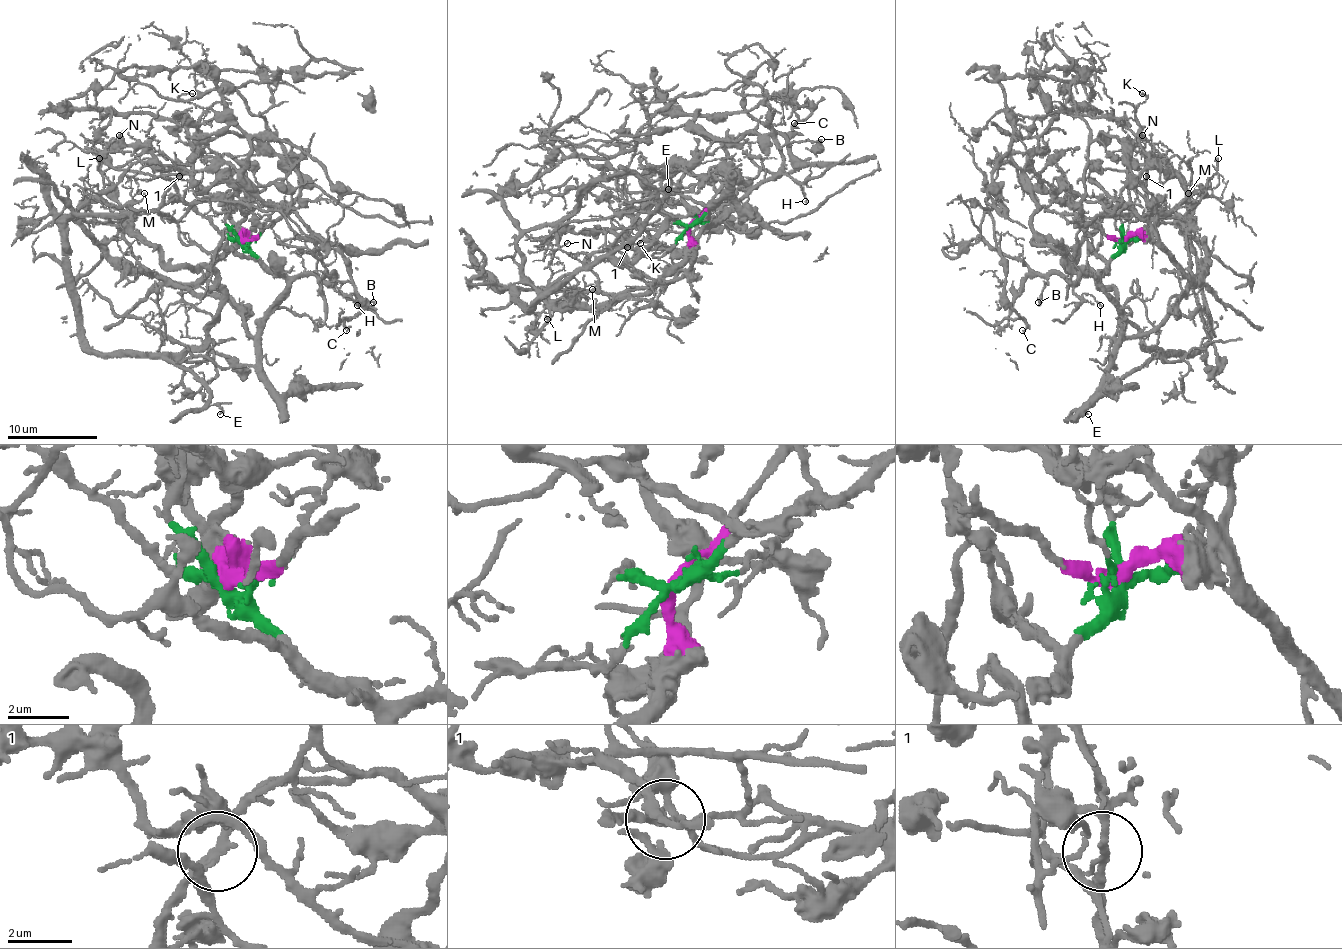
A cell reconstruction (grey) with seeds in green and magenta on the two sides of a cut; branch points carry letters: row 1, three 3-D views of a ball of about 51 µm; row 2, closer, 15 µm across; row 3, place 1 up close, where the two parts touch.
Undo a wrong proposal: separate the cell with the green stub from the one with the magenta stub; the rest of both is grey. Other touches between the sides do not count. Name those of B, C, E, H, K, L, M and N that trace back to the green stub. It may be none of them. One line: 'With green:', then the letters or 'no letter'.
With green: B, C, H

